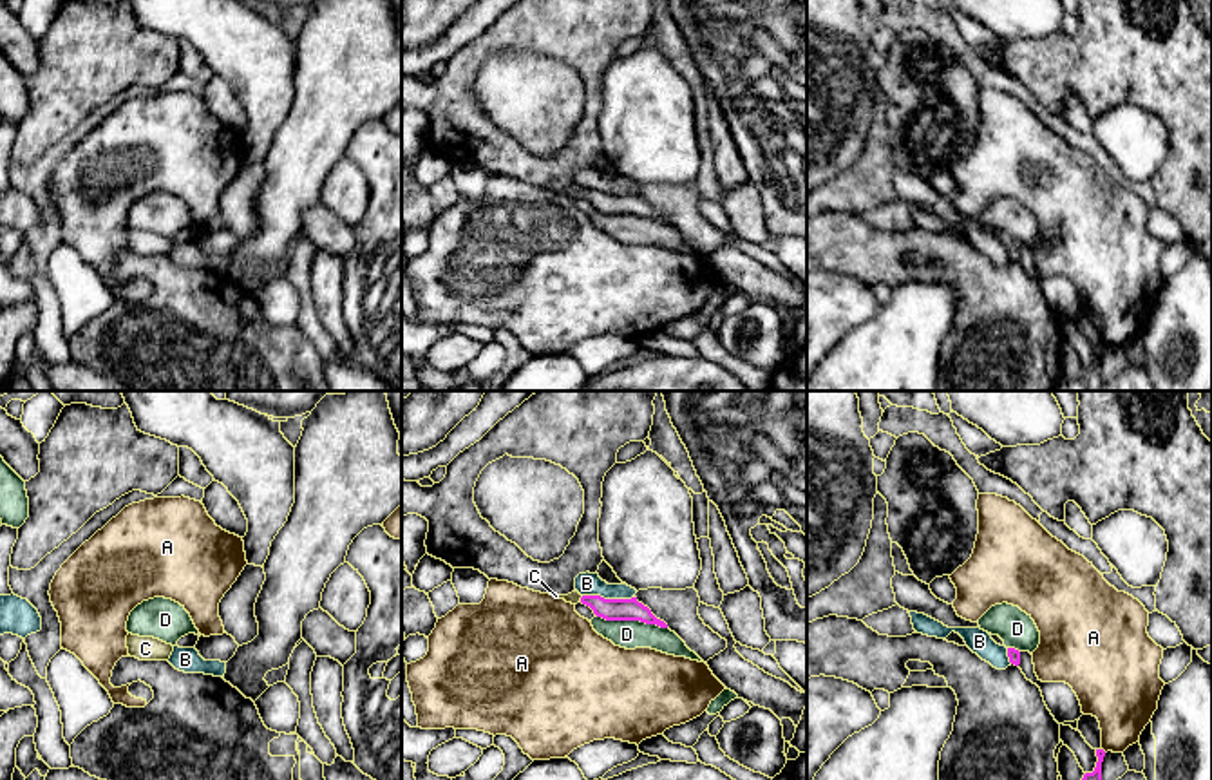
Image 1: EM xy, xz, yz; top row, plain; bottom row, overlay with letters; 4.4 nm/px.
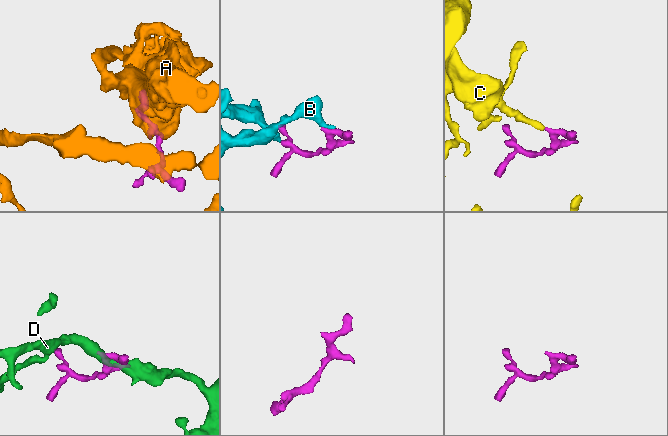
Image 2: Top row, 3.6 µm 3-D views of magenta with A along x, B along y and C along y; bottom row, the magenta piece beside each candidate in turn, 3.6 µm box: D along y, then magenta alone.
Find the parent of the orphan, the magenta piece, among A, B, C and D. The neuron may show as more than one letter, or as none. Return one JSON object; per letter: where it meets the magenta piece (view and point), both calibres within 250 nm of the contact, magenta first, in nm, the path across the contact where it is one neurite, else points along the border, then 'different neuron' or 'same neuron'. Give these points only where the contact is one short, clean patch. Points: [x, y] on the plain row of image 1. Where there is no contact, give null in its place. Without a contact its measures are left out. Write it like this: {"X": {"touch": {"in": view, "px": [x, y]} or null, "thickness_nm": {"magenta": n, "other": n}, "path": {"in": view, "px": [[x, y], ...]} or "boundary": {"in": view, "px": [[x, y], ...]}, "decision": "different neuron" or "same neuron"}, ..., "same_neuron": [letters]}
{"A": {"touch": null, "decision": "different neuron"}, "B": {"touch": {"in": "xz", "px": [608, 194]}, "thickness_nm": {"magenta": 100, "other": 100}, "decision": "different neuron"}, "C": {"touch": {"in": "xz", "px": [581, 194]}, "thickness_nm": {"magenta": 100, "other": 60}, "path": {"in": "xz", "px": [[608, 203], [581, 194], [574, 192]]}, "decision": "same neuron"}, "D": {"touch": {"in": "xz", "px": [632, 214]}, "thickness_nm": {"magenta": 100, "other": 130}, "boundary": {"in": "xz", "px": [[596, 209], [606, 214], [639, 214], [666, 223]]}, "decision": "different neuron"}, "same_neuron": ["C"]}

